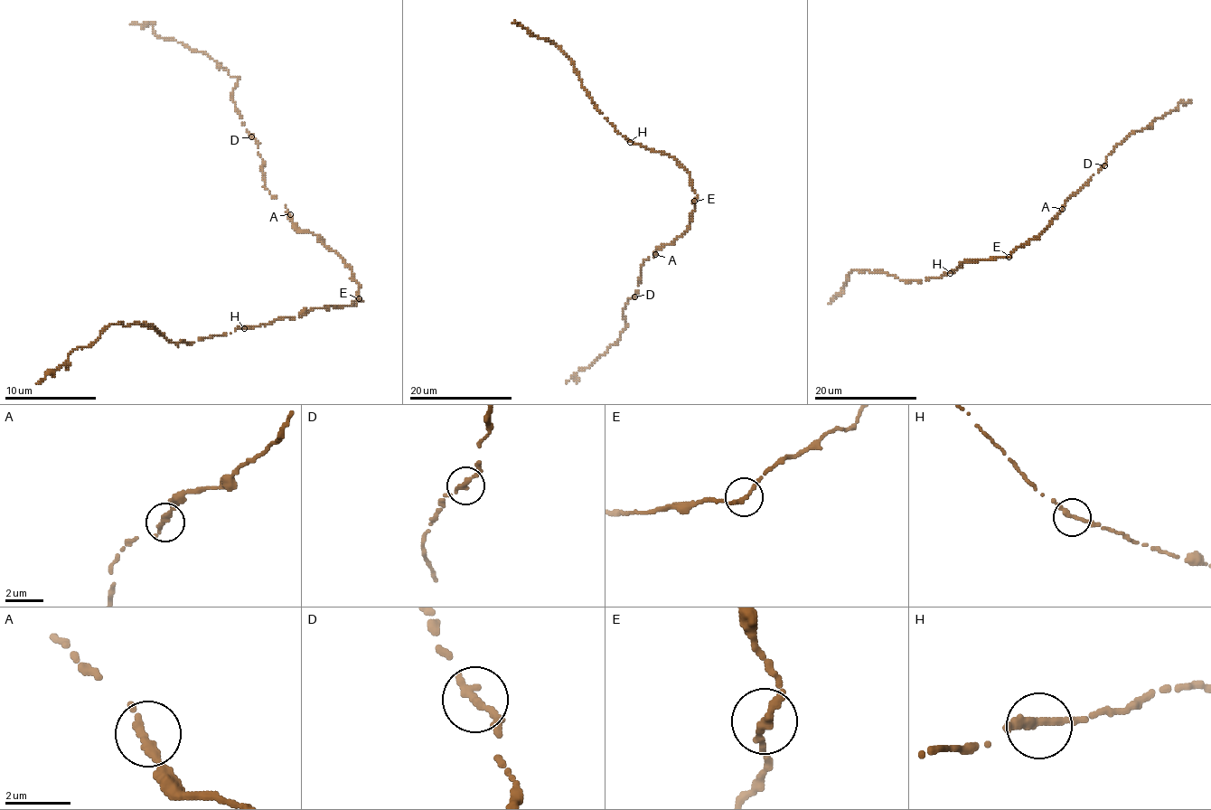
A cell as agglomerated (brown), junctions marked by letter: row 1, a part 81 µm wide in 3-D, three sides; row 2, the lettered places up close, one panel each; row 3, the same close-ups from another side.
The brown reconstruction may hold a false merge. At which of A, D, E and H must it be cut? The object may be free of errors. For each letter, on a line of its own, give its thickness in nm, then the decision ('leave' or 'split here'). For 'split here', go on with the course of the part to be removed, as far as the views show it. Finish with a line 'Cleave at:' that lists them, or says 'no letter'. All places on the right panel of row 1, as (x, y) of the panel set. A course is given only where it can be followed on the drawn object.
A: 340 nm | leave
D: 320 nm | leave
E: 240 nm | leave
H: 260 nm | leave
Cleave at: no letter

